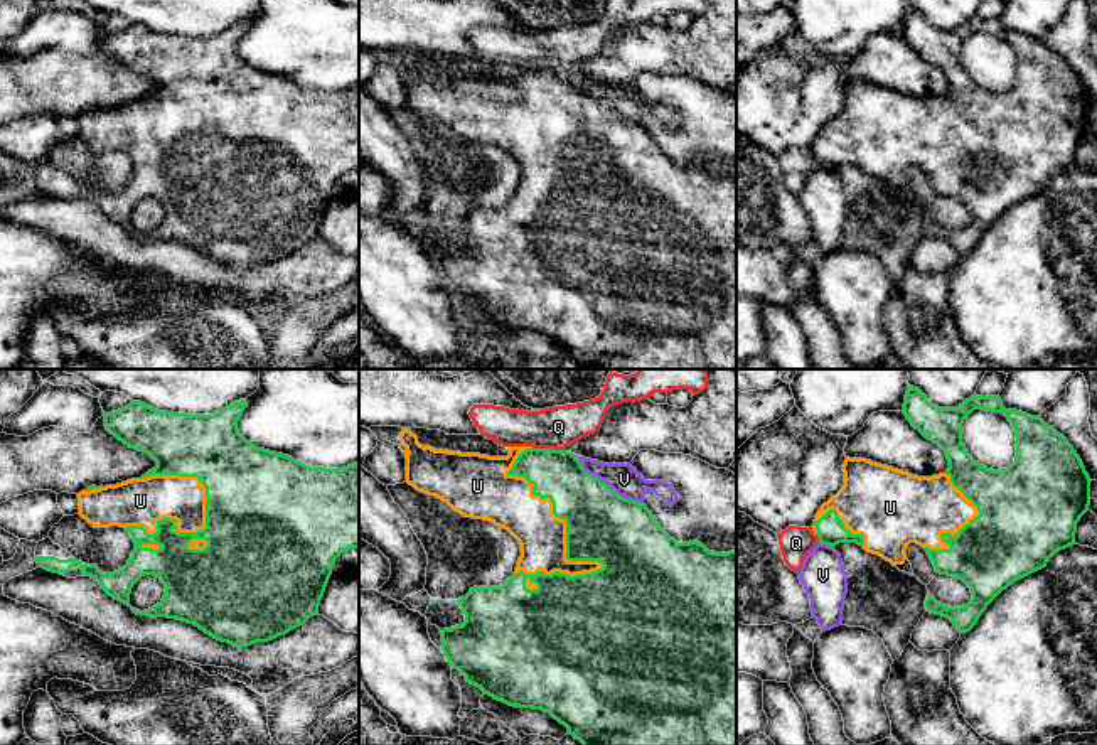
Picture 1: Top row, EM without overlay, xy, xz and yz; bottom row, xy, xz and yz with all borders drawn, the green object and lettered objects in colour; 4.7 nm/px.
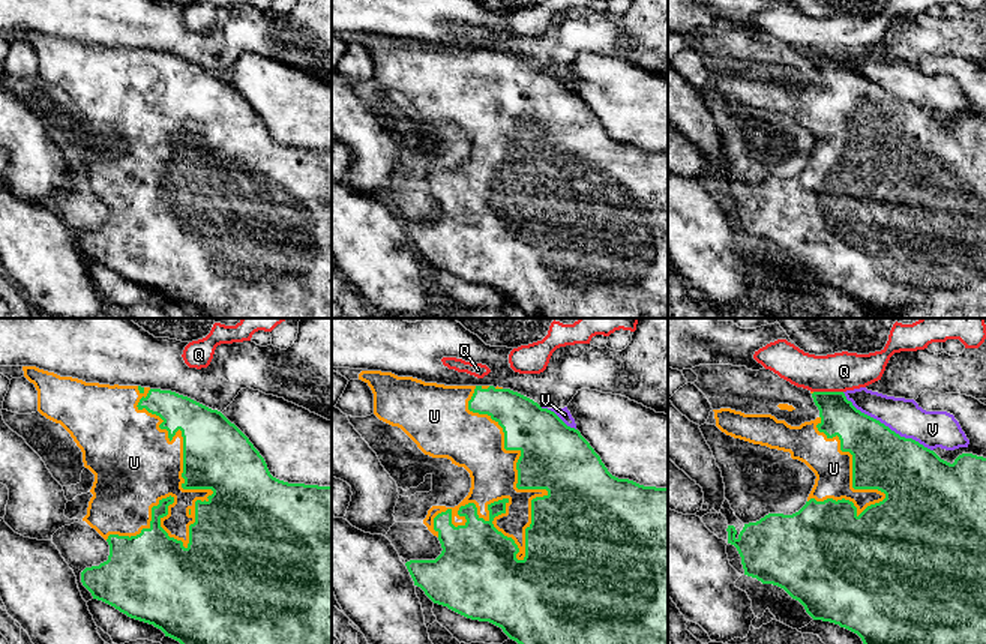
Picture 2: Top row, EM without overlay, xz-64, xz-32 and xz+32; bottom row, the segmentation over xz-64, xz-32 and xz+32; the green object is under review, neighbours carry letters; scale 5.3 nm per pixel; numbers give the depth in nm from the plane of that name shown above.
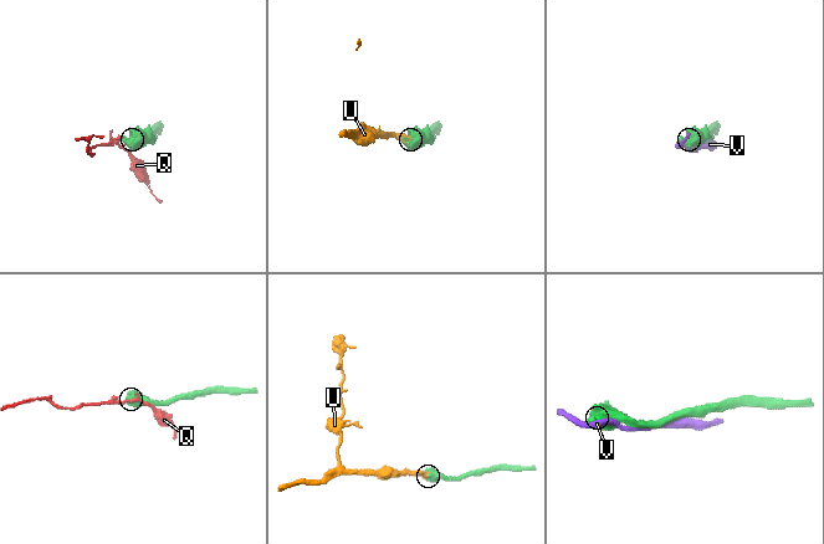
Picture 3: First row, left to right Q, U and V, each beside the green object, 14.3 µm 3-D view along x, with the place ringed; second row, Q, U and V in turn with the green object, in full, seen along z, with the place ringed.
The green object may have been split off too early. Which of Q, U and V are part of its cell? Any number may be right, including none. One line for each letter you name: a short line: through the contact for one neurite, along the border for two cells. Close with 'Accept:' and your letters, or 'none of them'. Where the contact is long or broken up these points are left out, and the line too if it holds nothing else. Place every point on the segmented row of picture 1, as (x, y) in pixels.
Accept: U

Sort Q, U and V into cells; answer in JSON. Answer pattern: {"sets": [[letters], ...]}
{"sets": [["Q"], ["U"], ["V"]]}

